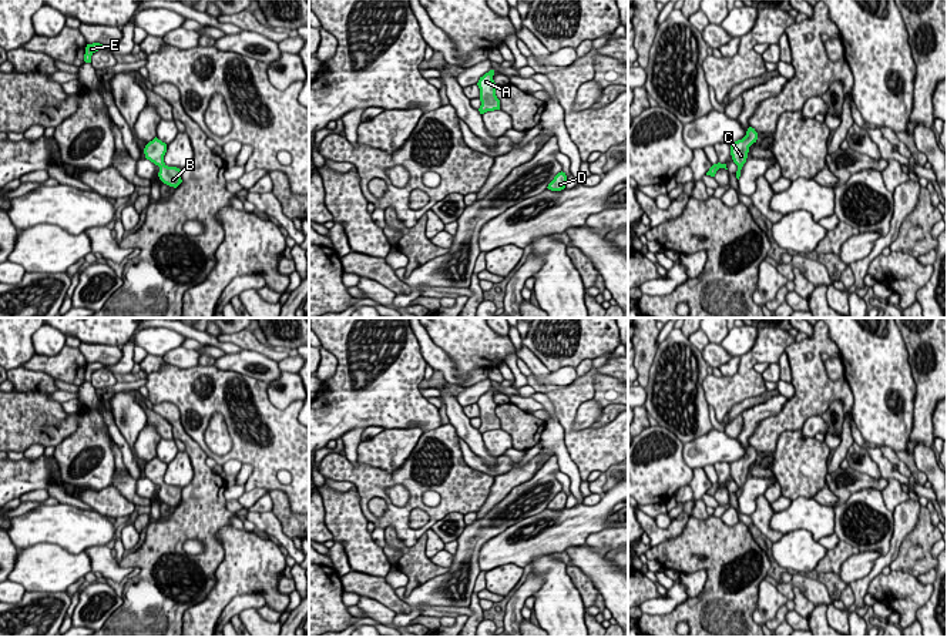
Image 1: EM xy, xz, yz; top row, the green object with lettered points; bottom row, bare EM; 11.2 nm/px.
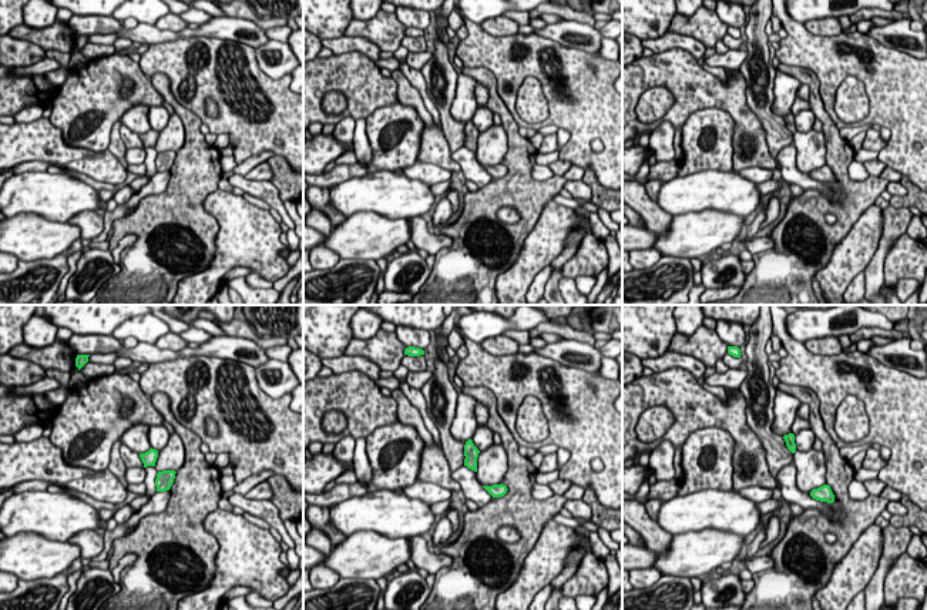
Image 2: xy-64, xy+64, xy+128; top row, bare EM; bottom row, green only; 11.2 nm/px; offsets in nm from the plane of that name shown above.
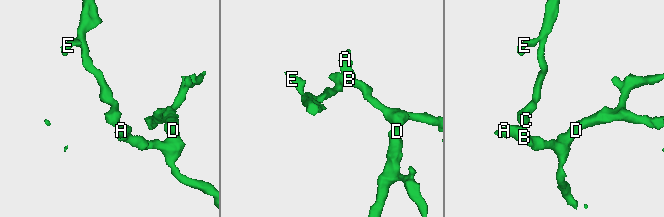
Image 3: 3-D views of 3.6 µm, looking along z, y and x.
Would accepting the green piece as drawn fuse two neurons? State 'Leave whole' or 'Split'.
Leave whole

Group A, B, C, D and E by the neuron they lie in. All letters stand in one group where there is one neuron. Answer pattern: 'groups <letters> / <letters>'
groups A B C D E

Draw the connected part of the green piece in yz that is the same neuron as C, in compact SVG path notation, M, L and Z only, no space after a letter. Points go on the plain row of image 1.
M749 446L746 450L746 455L742 459L738 459L731 463L731 475L733 482L738 485L736 497L741 496L741 489L743 483L746 482L749 466L756 462L758 452L755 447Z

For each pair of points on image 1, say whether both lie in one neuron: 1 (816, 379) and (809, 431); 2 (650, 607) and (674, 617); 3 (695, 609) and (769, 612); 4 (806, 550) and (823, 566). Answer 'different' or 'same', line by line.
1: different
2: different
3: different
4: different

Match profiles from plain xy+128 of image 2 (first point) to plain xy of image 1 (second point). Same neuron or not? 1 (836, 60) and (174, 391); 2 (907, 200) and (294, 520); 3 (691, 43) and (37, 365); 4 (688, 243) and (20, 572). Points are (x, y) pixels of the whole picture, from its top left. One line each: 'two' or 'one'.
1: one
2: one
3: two
4: one

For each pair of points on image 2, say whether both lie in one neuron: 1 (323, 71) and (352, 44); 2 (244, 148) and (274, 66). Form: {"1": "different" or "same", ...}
{"1": "different", "2": "different"}

